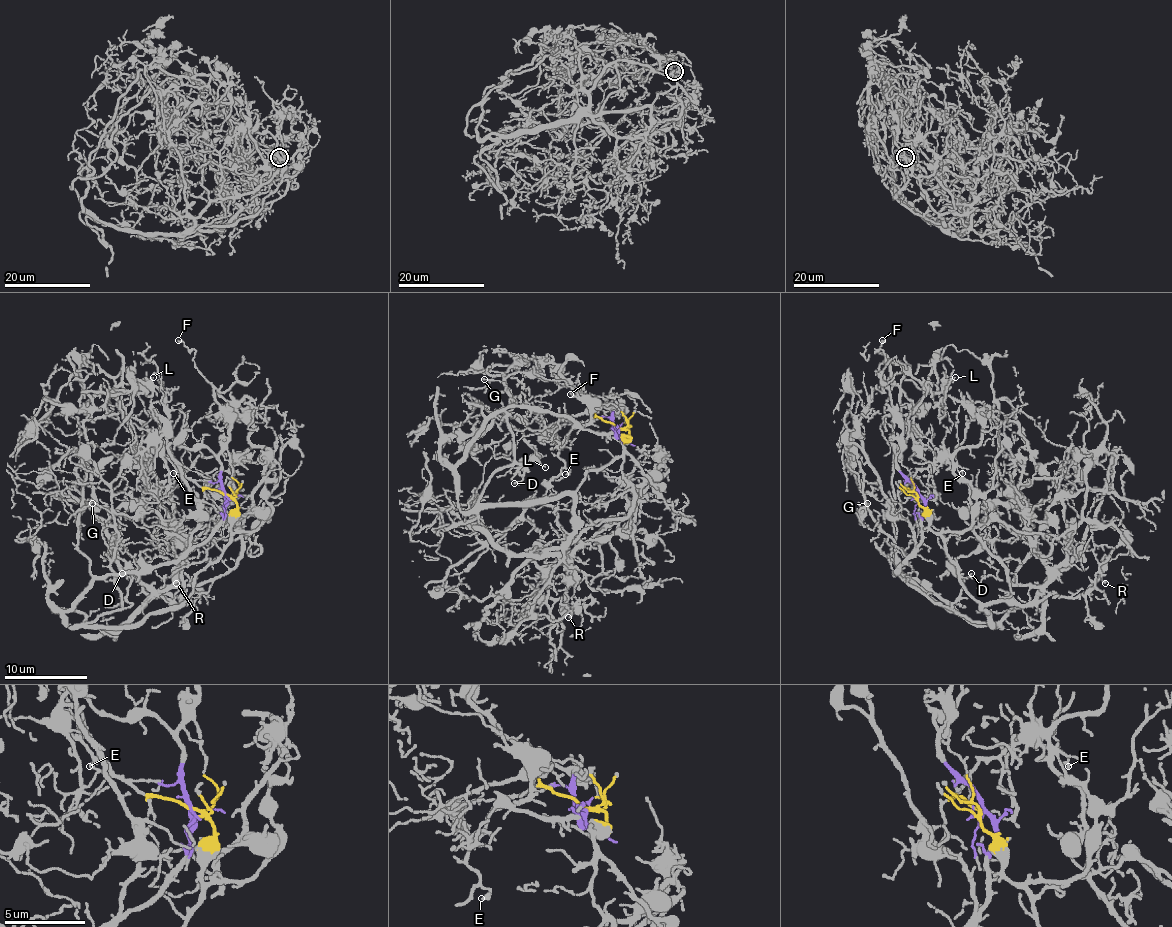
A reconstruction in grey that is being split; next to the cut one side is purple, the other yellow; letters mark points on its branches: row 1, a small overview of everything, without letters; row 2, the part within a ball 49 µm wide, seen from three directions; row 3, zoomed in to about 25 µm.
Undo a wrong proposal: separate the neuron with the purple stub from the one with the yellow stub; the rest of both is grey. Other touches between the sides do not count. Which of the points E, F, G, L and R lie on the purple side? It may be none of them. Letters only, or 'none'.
F, L

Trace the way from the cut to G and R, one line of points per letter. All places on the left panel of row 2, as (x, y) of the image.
G: (226, 494), (230, 544), (178, 606), (133, 624), (89, 626), (122, 606), (116, 525), (91, 503)
R: (226, 494), (236, 505), (230, 544), (180, 604), (143, 589), (141, 569), (166, 556), (178, 569), (176, 583)

